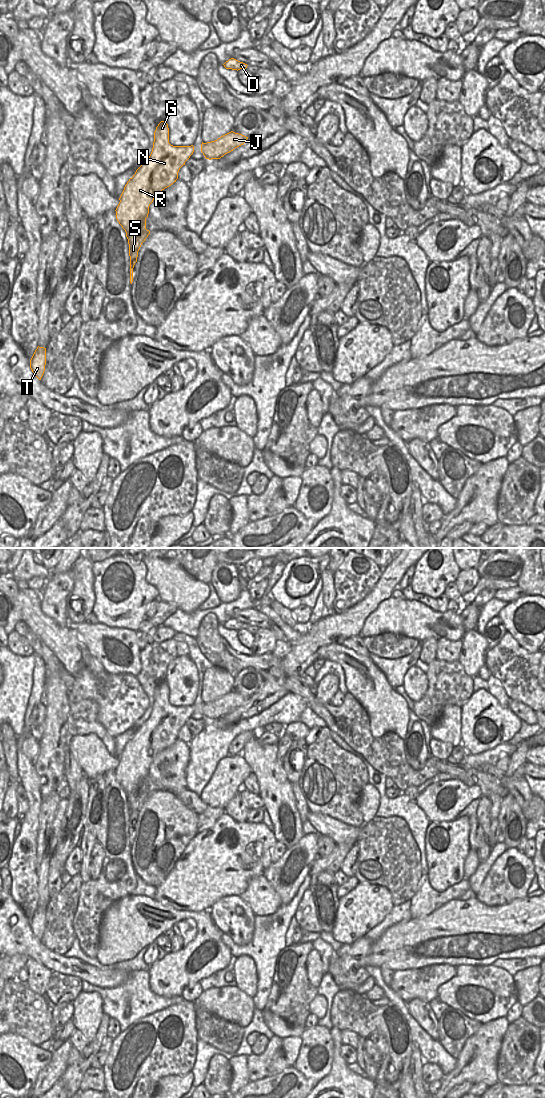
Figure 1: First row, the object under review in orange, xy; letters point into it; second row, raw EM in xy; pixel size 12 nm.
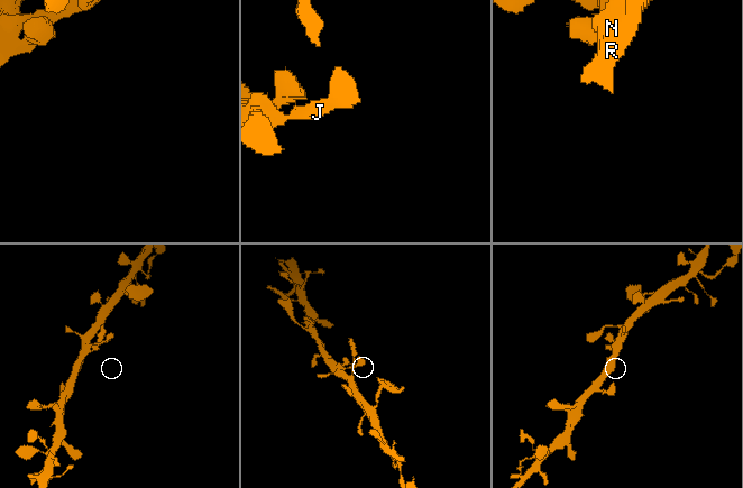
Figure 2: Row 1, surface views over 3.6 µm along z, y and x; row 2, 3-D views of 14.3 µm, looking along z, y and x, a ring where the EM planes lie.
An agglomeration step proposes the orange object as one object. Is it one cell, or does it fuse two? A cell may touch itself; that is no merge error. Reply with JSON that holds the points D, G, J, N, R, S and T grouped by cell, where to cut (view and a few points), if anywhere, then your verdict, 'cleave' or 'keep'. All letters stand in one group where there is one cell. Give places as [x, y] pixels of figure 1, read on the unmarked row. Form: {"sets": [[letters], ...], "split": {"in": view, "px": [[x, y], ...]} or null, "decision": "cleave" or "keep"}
{"sets": [["D", "G", "J", "N", "R", "S", "T"]], "split": null, "decision": "keep"}

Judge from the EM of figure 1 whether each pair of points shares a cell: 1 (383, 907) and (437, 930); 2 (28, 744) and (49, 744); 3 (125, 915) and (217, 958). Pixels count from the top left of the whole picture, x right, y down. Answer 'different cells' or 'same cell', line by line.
1: different cells
2: different cells
3: same cell

